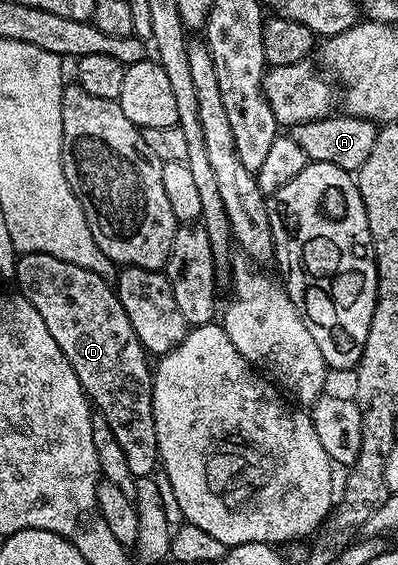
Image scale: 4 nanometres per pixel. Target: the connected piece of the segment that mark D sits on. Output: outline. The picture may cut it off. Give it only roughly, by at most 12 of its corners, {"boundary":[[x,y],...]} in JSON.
{"boundary":[[17,260],[131,473],[159,456],[151,359],[99,273]]}

